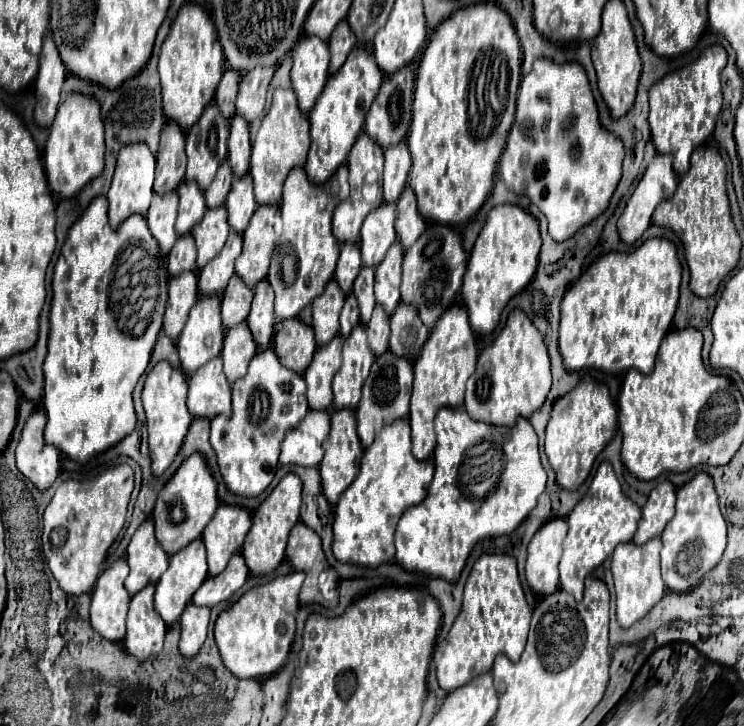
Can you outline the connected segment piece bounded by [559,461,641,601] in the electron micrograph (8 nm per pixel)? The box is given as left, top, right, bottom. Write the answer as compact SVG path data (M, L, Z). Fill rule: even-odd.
M603 461L593 477L593 491L589 487L585 497L567 515L569 535L563 543L563 555L561 555L561 563L559 563L561 587L579 601L579 597L583 597L585 577L595 567L599 567L605 561L605 557L609 557L619 543L627 543L633 539L639 517L641 517L641 509L623 493L621 483L617 481L617 477L613 473L611 463Z

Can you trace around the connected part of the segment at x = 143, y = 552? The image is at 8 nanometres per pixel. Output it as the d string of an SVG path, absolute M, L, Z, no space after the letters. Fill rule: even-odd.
M151 519L143 521L143 525L139 525L135 535L131 537L131 543L127 547L127 561L131 573L125 579L125 587L131 595L139 593L149 583L157 583L159 577L165 573L169 557L155 539Z

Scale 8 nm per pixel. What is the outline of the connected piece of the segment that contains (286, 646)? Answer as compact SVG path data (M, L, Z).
M303 571L275 577L265 585L249 589L237 603L225 609L215 623L215 641L225 667L239 679L263 679L275 673L287 659L295 635L295 615L299 609L297 593L305 581Z

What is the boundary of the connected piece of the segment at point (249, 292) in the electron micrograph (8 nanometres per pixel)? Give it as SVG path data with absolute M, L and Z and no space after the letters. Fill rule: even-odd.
M233 275L223 293L223 325L231 327L237 321L245 321L253 299L253 289L243 283L241 277Z

